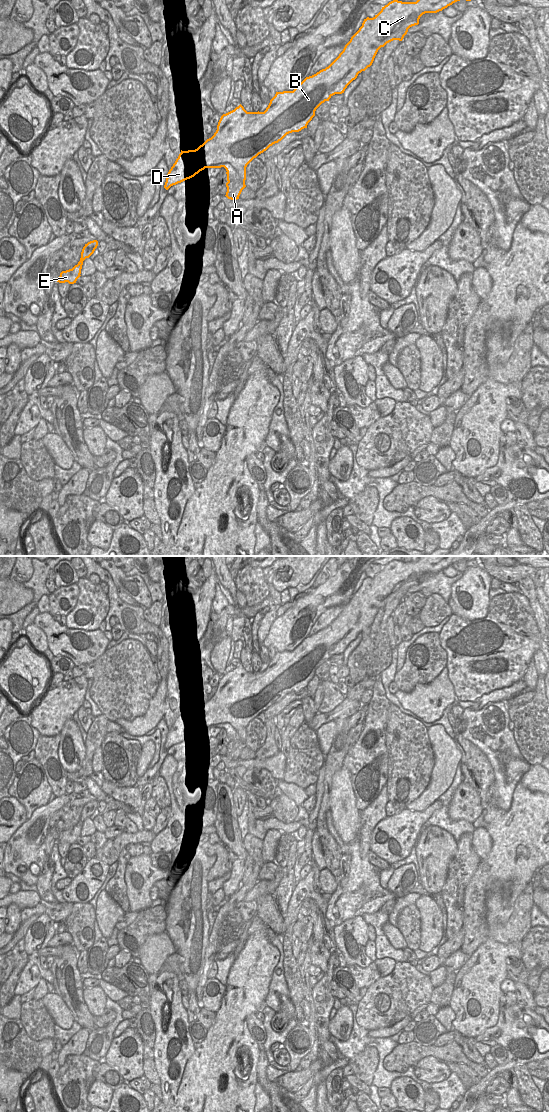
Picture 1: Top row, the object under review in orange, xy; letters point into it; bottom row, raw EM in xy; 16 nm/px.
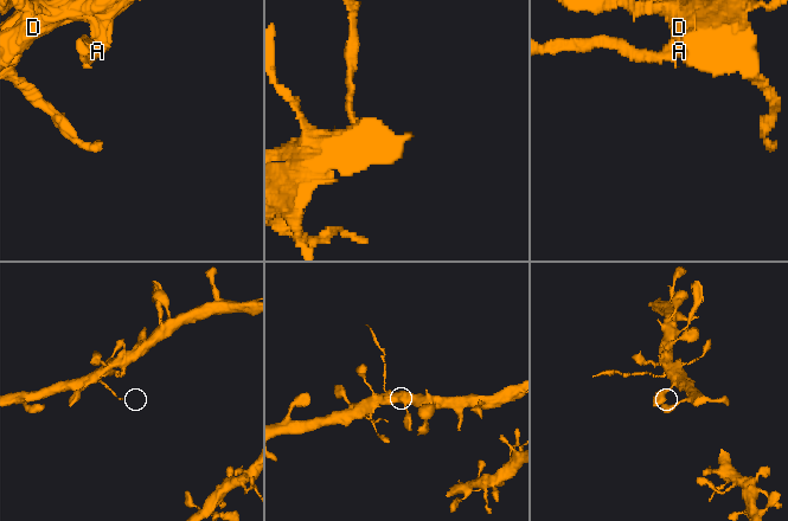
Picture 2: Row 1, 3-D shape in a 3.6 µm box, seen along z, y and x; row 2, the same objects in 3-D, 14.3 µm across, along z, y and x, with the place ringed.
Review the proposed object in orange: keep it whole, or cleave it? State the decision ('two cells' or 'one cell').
two cells

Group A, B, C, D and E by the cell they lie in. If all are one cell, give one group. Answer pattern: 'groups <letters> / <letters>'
groups A / B C D E

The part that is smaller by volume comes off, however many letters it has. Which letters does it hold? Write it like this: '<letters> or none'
A.

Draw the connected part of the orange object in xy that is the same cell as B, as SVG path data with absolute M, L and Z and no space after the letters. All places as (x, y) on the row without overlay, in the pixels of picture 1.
M419 556L416 562L402 562L398 560L389 562L373 578L367 577L364 579L362 586L351 597L343 611L328 627L312 636L306 637L293 651L276 652L264 672L247 672L240 664L234 670L223 674L218 682L217 690L211 698L207 699L195 710L181 710L181 713L167 734L164 748L168 750L171 746L194 737L205 728L224 727L227 731L227 741L241 740L245 742L246 727L254 718L266 711L273 704L281 701L287 694L299 692L307 688L308 683L315 676L316 669L325 661L329 661L333 655L344 653L347 646L357 638L358 634L372 625L381 607L384 607L393 600L402 601L408 589L419 584L419 579L423 574L437 573L460 560L471 561L478 560L478 558L479 556Z

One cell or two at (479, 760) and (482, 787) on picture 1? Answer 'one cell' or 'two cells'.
one cell

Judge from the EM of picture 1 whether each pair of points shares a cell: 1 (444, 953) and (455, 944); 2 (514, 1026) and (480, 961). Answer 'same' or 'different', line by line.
1: same
2: different

